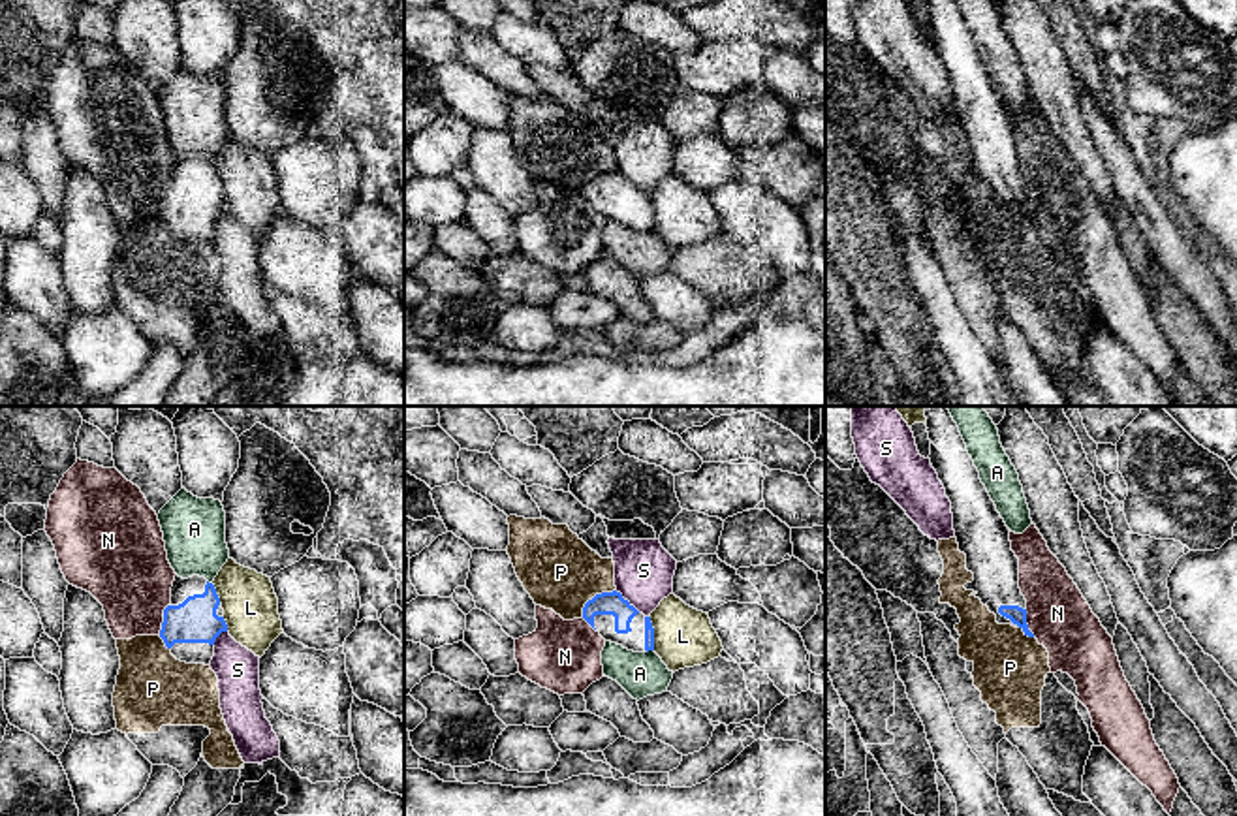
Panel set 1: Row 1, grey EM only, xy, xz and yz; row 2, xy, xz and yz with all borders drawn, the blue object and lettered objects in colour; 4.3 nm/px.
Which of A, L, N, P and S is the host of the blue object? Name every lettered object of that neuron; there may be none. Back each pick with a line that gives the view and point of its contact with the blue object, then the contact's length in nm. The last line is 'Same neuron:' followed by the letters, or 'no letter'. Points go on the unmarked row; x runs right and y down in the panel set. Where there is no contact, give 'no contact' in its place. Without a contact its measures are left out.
Same neuron: no letter

